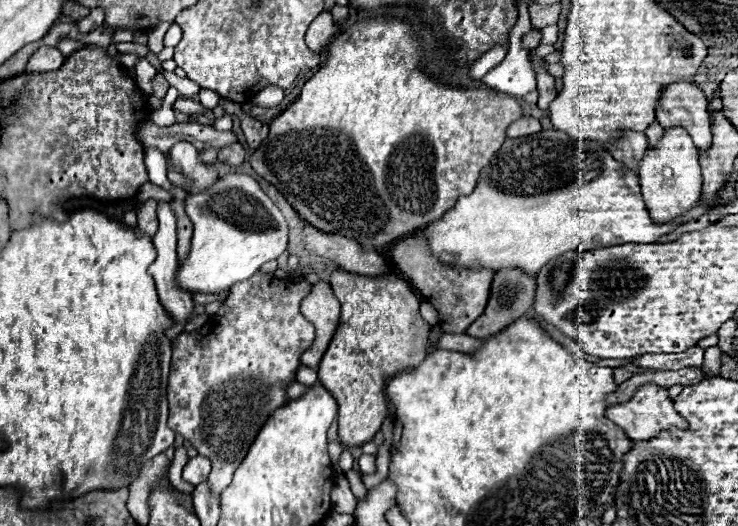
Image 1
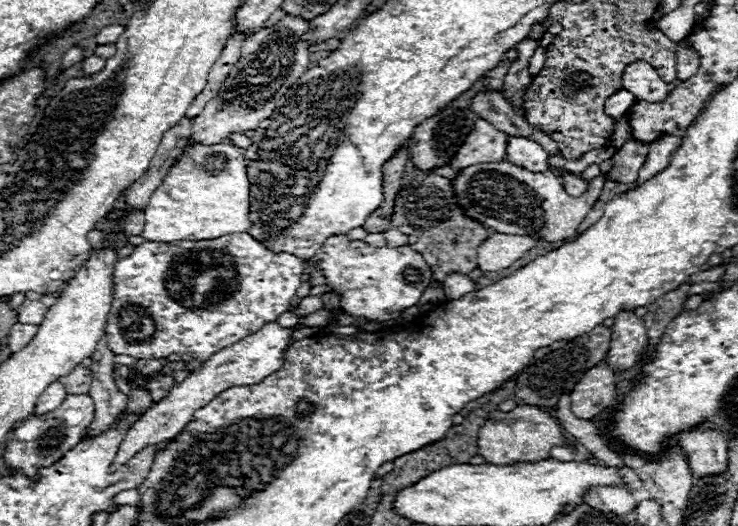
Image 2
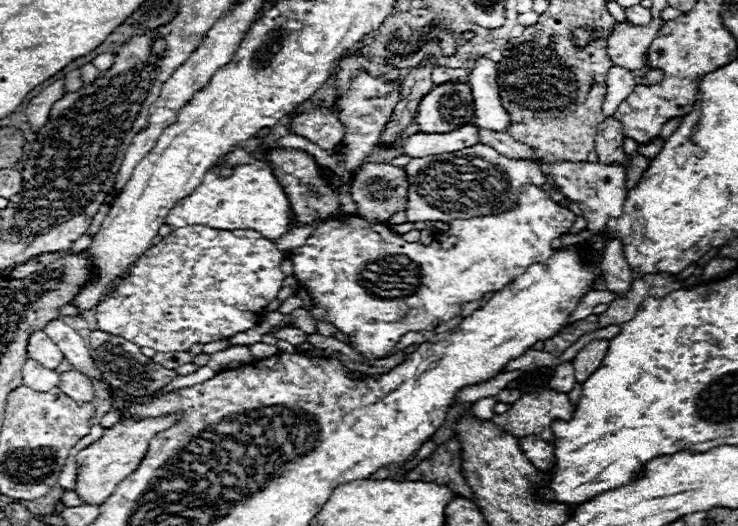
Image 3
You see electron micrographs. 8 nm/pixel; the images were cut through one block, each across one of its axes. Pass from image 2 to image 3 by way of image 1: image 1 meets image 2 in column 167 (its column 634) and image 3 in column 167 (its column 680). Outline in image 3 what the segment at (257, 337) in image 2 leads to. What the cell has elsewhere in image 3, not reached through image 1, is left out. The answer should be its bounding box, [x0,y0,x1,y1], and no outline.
[74,416,180,506]

